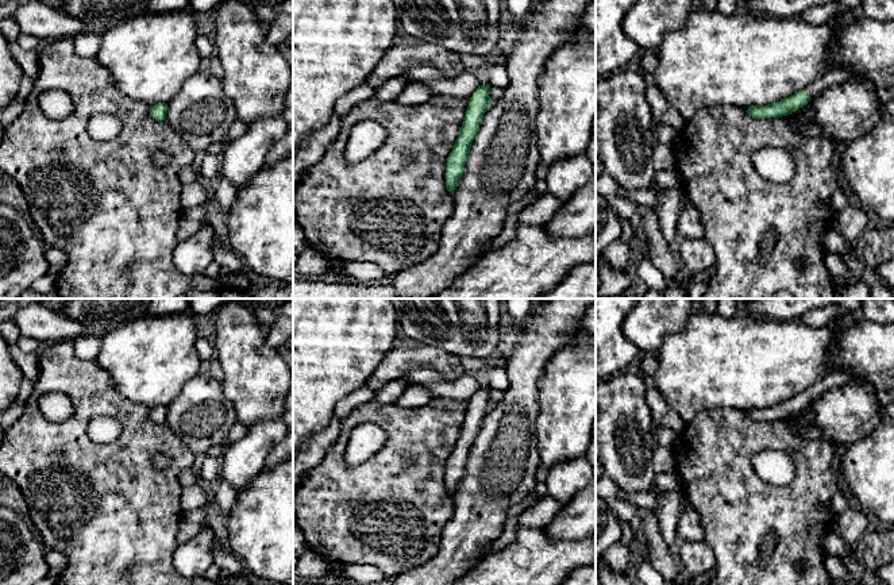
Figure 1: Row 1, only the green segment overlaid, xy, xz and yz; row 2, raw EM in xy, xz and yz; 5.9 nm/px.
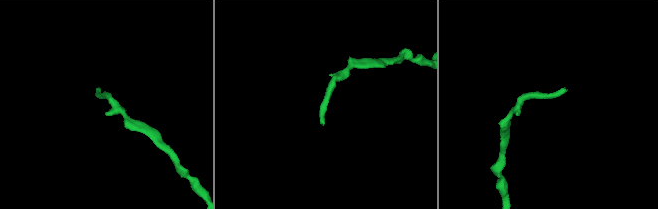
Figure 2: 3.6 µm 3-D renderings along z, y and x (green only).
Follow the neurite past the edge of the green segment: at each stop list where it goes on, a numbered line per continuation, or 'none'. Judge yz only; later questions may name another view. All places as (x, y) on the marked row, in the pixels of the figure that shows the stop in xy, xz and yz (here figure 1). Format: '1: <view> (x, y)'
1: yz (840, 74)

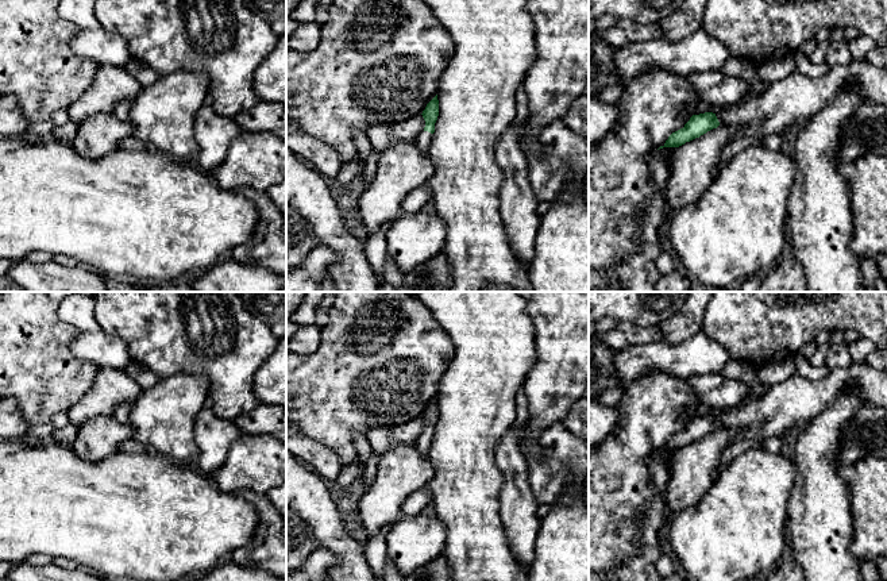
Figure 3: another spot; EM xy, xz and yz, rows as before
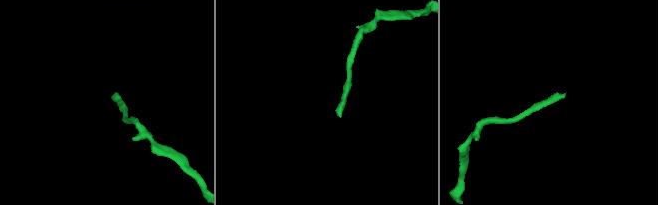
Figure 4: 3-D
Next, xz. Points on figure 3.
1: xz (424, 139)

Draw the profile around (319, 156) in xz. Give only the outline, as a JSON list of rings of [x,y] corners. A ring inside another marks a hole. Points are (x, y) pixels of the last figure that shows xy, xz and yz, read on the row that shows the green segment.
[[[286,122],[286,147],[328,181],[342,168],[340,157],[333,147],[300,130],[292,122]]]

